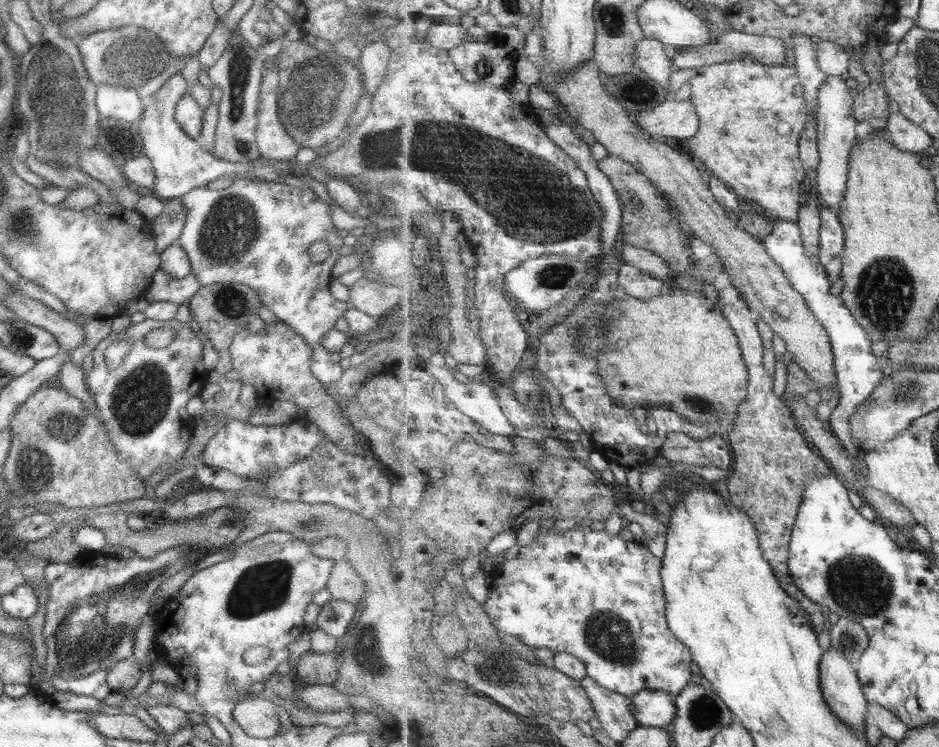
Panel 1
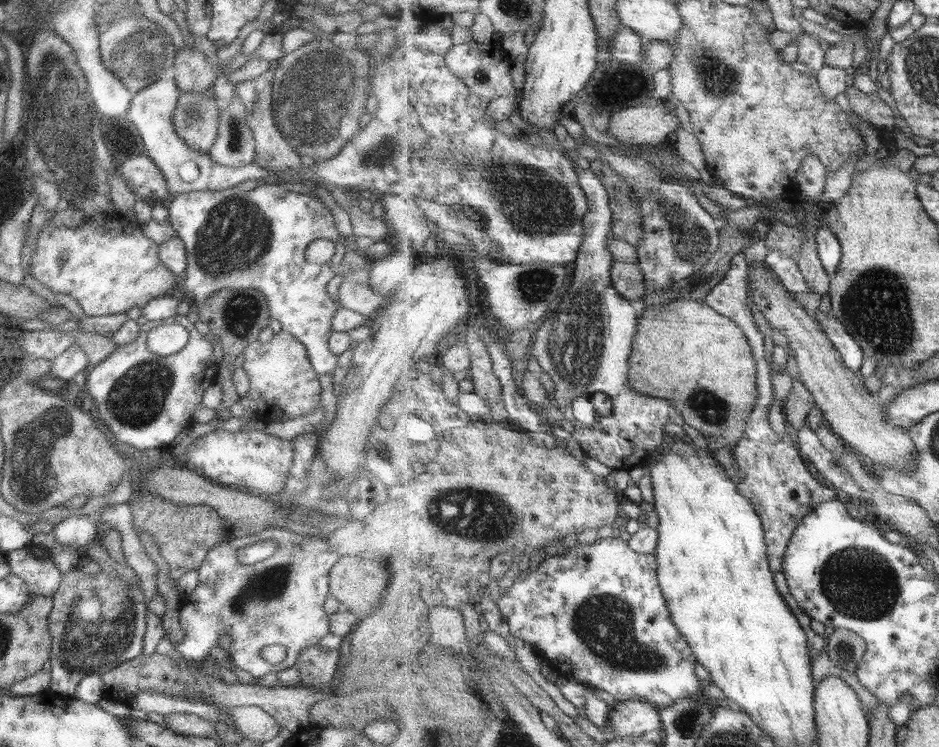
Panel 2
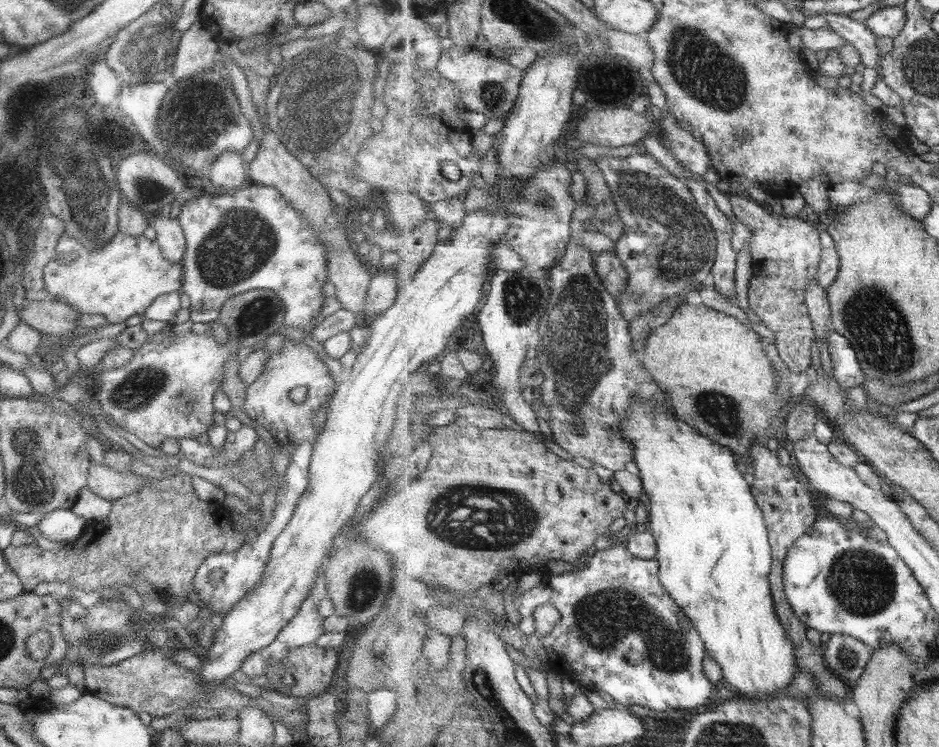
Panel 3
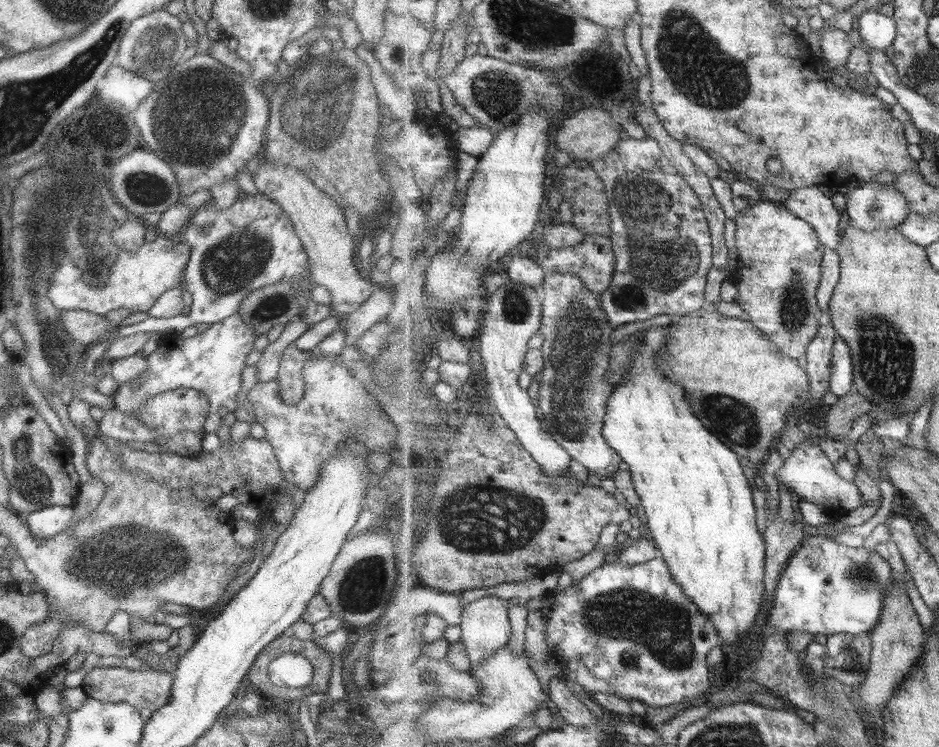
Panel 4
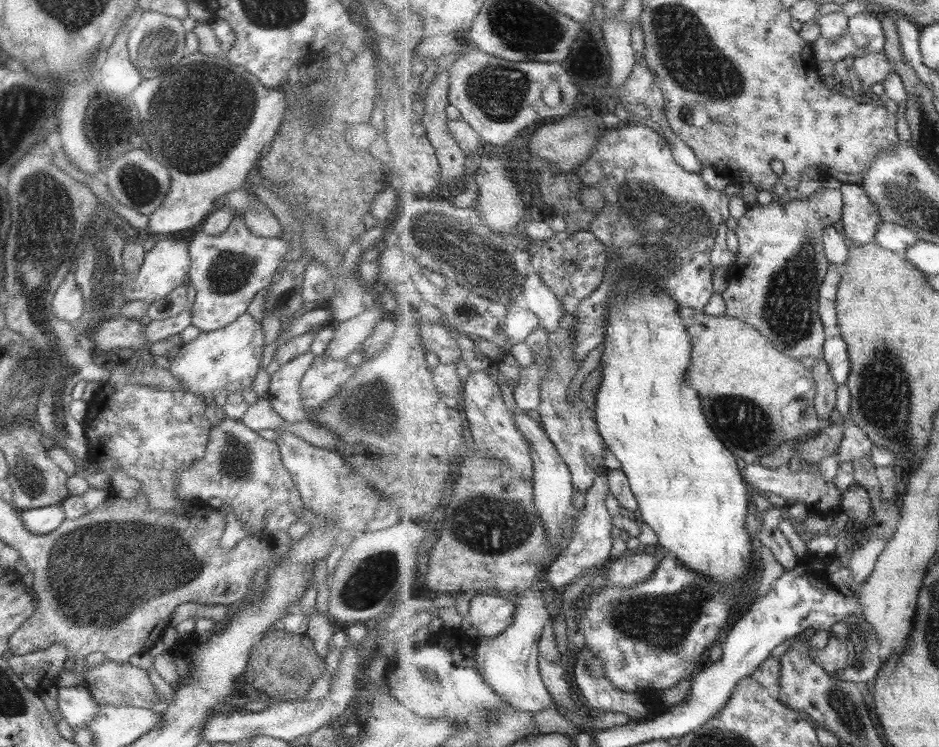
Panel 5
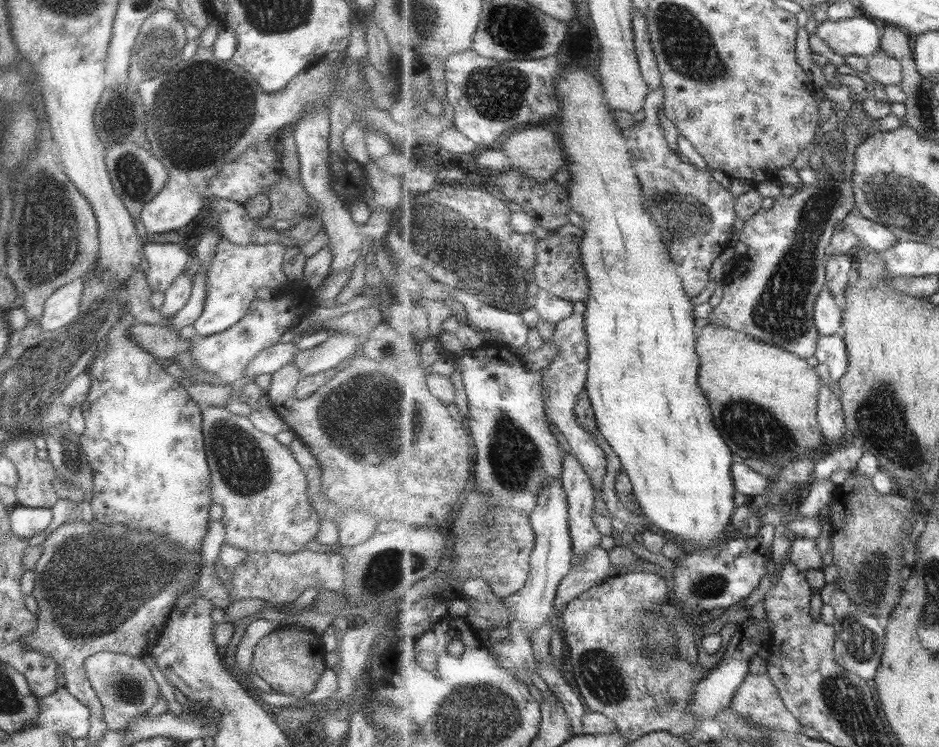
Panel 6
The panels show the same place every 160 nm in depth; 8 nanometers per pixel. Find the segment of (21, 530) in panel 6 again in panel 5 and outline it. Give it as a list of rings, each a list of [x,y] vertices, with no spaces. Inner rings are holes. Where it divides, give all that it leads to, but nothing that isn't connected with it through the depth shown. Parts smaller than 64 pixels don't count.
[[[59,505],[31,508],[19,512],[21,525],[27,532],[40,536],[52,532],[64,520],[64,514]]]

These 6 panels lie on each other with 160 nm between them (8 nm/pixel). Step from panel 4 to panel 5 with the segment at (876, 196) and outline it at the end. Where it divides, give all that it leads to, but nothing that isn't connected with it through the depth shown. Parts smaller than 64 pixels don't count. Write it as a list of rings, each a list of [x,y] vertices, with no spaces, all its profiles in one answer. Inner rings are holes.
[[[843,183],[841,188],[843,194],[843,218],[842,224],[844,233],[847,235],[849,243],[854,246],[860,244],[869,244],[876,240],[876,234],[879,224],[883,221],[878,206],[871,200],[871,197],[864,191],[862,185],[855,183]]]

